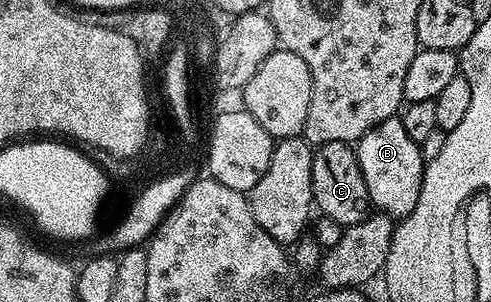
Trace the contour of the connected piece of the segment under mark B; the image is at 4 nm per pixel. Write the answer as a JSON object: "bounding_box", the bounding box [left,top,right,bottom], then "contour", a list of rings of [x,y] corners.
{"bounding_box":[355,115,425,222],"contour":[[[399,115],[386,118],[373,126],[361,140],[355,141],[358,166],[366,178],[369,205],[377,213],[399,222],[418,206],[418,194],[424,193],[425,158],[416,143],[406,132]]]}

